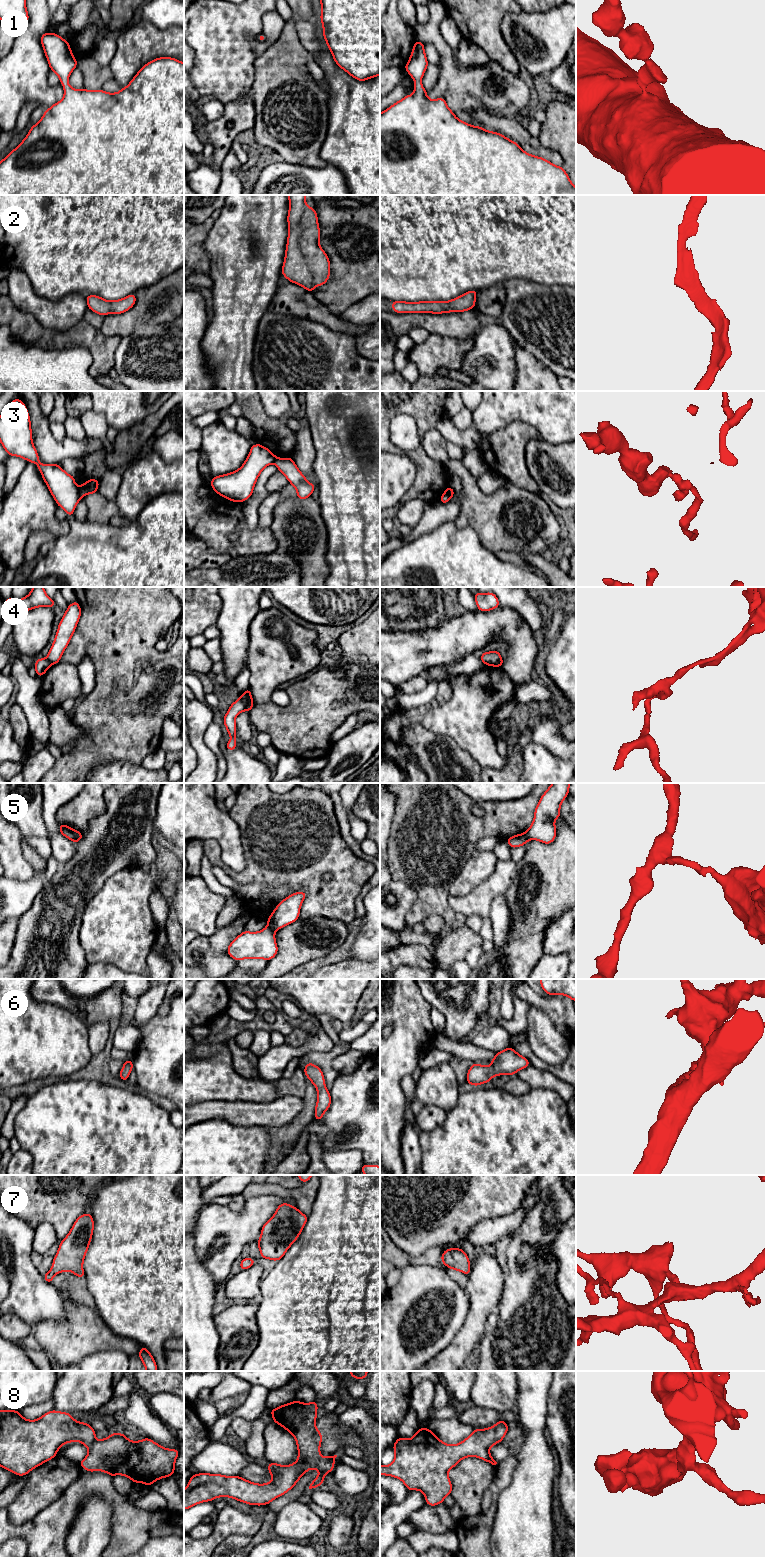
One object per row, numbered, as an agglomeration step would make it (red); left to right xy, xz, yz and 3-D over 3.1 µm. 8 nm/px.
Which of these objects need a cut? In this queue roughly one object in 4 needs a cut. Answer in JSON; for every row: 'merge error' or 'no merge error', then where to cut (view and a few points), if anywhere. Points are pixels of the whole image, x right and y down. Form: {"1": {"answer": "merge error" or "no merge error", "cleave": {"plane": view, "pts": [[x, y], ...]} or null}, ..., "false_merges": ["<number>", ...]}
{"1": {"answer": "no merge error", "cleave": null}, "2": {"answer": "no merge error", "cleave": null}, "3": {"answer": "merge error", "cleave": {"plane": "xy", "pts": [[78, 487], [78, 491], [82, 496]]}}, "4": {"answer": "merge error", "cleave": {"plane": "xz", "pts": [[241, 697], [246, 709]]}}, "5": {"answer": "merge error", "cleave": {"plane": "xz", "pts": [[267, 926], [274, 931]]}}, "6": {"answer": "no merge error", "cleave": null}, "7": {"answer": "no merge error", "cleave": null}, "8": {"answer": "no merge error", "cleave": null}, "false_merges": ["3", "4", "5"]}

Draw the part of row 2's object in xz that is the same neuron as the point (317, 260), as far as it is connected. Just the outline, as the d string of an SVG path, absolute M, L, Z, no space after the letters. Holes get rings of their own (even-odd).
M288 195L287 216L289 234L281 274L288 281L299 284L311 292L316 286L324 285L330 277L330 261L319 244L320 229L315 208L306 205L306 195Z

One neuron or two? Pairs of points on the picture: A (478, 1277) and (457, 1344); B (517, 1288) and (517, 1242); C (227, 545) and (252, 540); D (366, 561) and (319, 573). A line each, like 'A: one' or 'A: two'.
A: one
B: one
C: one
D: two

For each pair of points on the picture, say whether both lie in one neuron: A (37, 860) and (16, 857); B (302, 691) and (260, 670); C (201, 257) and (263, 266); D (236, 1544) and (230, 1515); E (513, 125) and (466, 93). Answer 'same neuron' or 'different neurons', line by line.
A: different neurons
B: different neurons
C: different neurons
D: different neurons
E: different neurons

